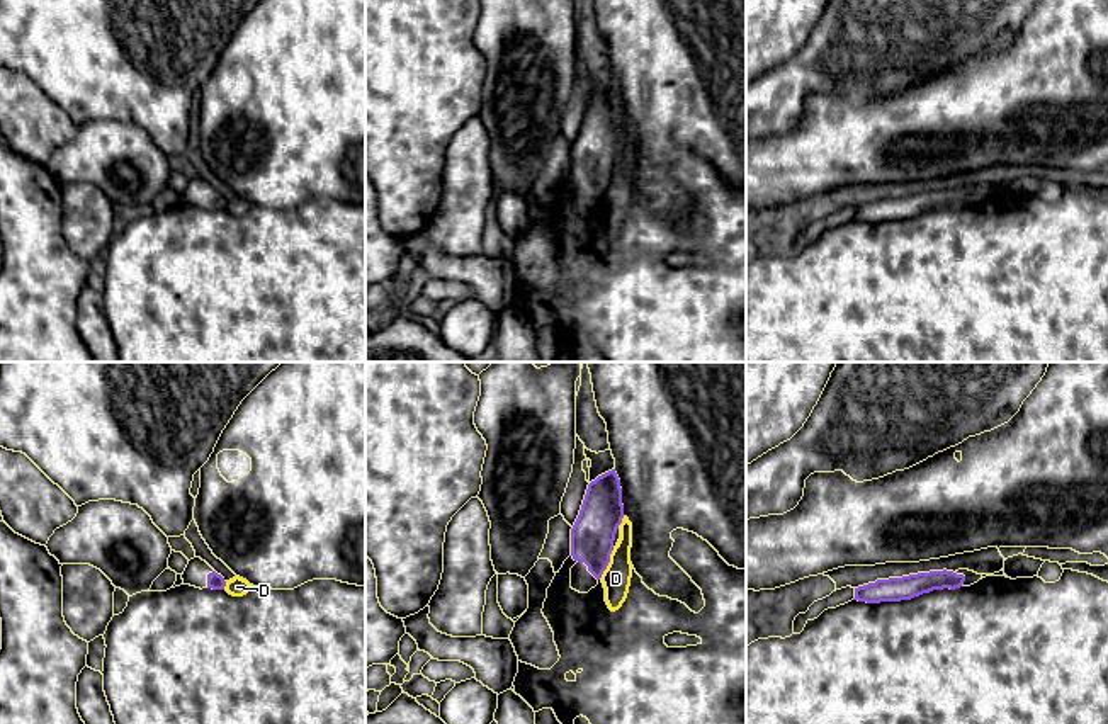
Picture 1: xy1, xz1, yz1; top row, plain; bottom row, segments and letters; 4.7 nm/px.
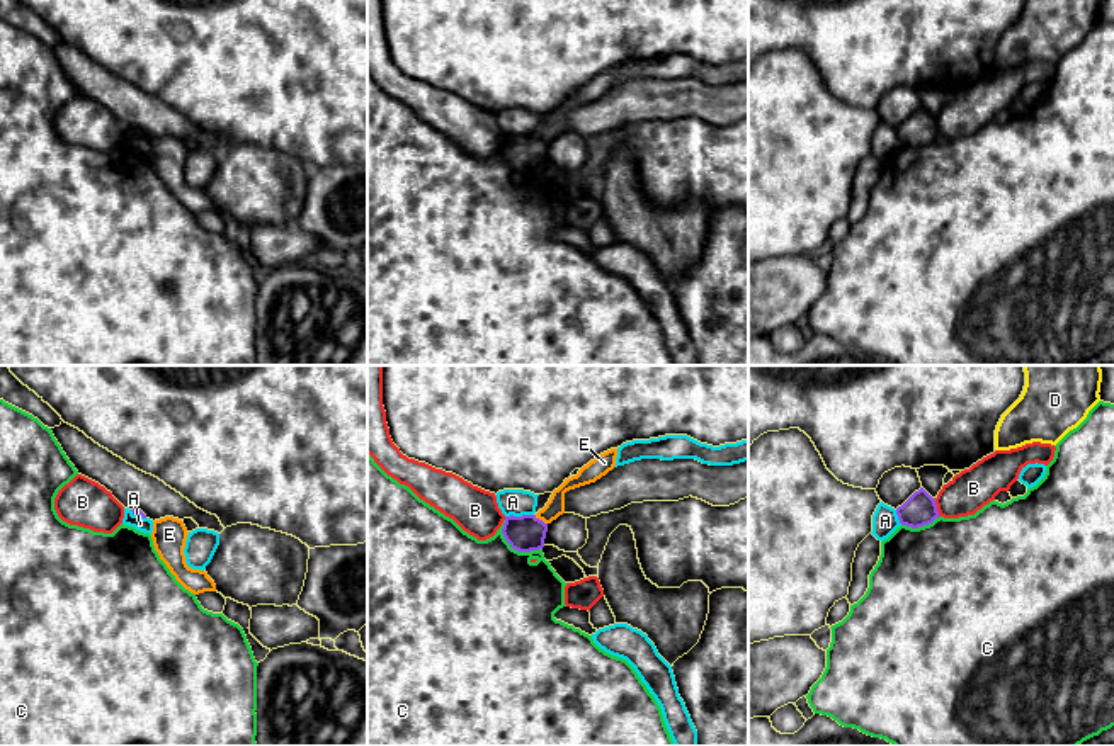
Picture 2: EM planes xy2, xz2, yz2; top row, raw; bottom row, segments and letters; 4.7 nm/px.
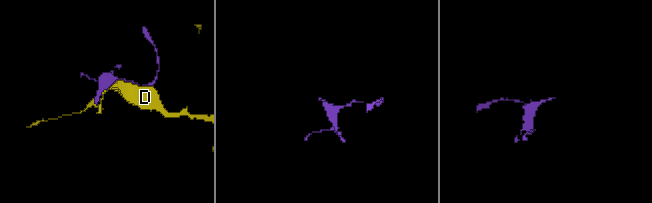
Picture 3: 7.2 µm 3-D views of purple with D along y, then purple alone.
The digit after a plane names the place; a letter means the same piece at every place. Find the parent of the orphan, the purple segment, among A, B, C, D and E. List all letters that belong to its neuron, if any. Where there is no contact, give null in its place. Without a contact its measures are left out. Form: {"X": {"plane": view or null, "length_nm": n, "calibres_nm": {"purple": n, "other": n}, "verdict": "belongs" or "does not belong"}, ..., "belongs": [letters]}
{"A": {"plane": "xz2", "length_nm": 140, "calibres_nm": {"purple": 170, "other": 130}, "verdict": "does not belong"}, "B": {"plane": "yz2", "length_nm": 90, "calibres_nm": {"purple": 150, "other": 200}, "verdict": "does not belong"}, "C": {"plane": "xz2", "length_nm": 240, "calibres_nm": {"purple": 170, "other": 480}, "verdict": "does not belong"}, "D": {"plane": "xz1", "length_nm": 160, "calibres_nm": {"purple": 200, "other": 140}, "verdict": "does not belong"}, "E": {"plane": "xz2", "length_nm": 80, "calibres_nm": {"purple": 170, "other": 90}, "verdict": "does not belong"}, "belongs": []}

